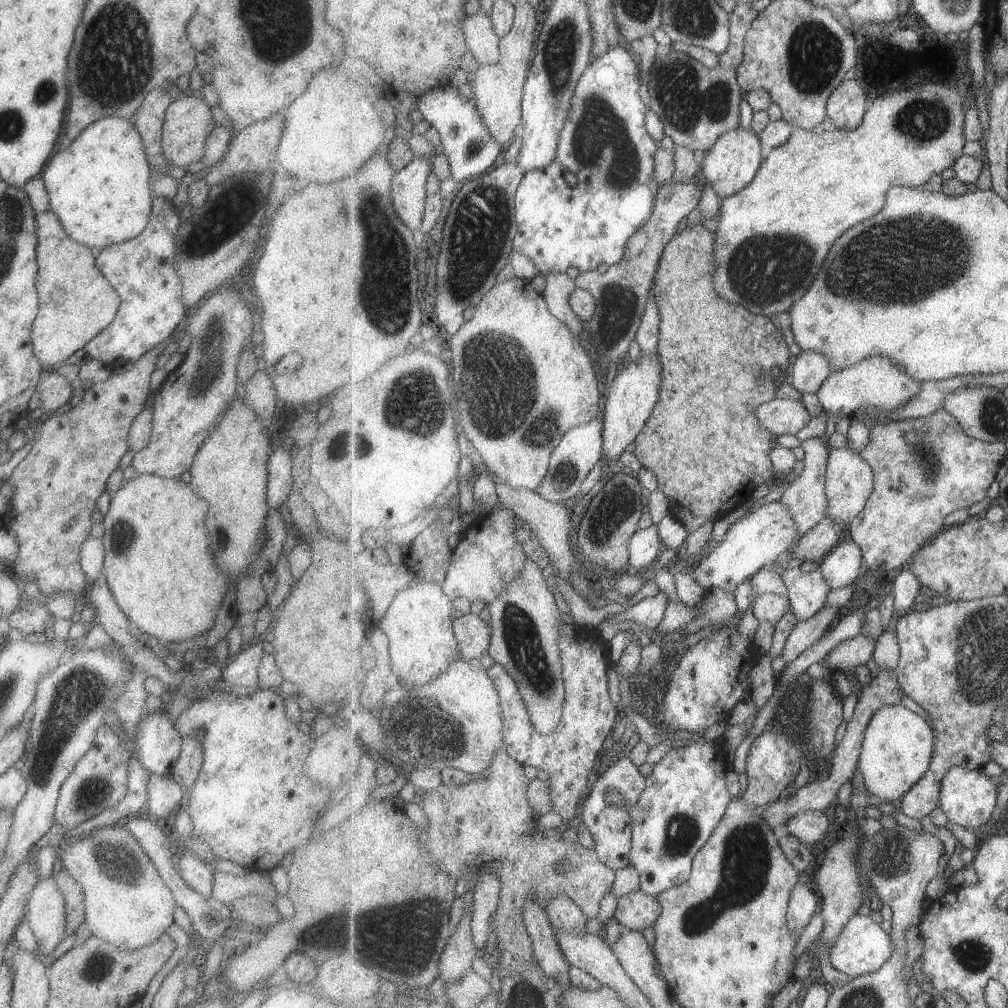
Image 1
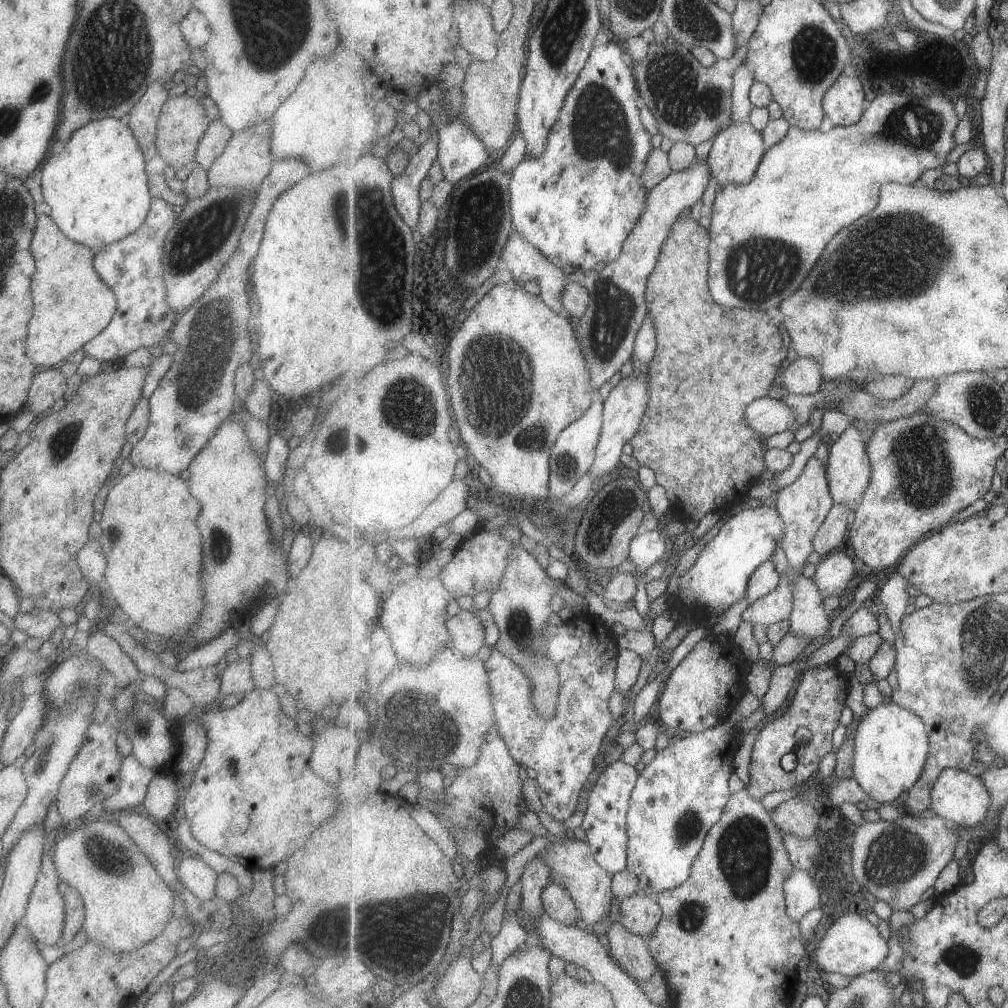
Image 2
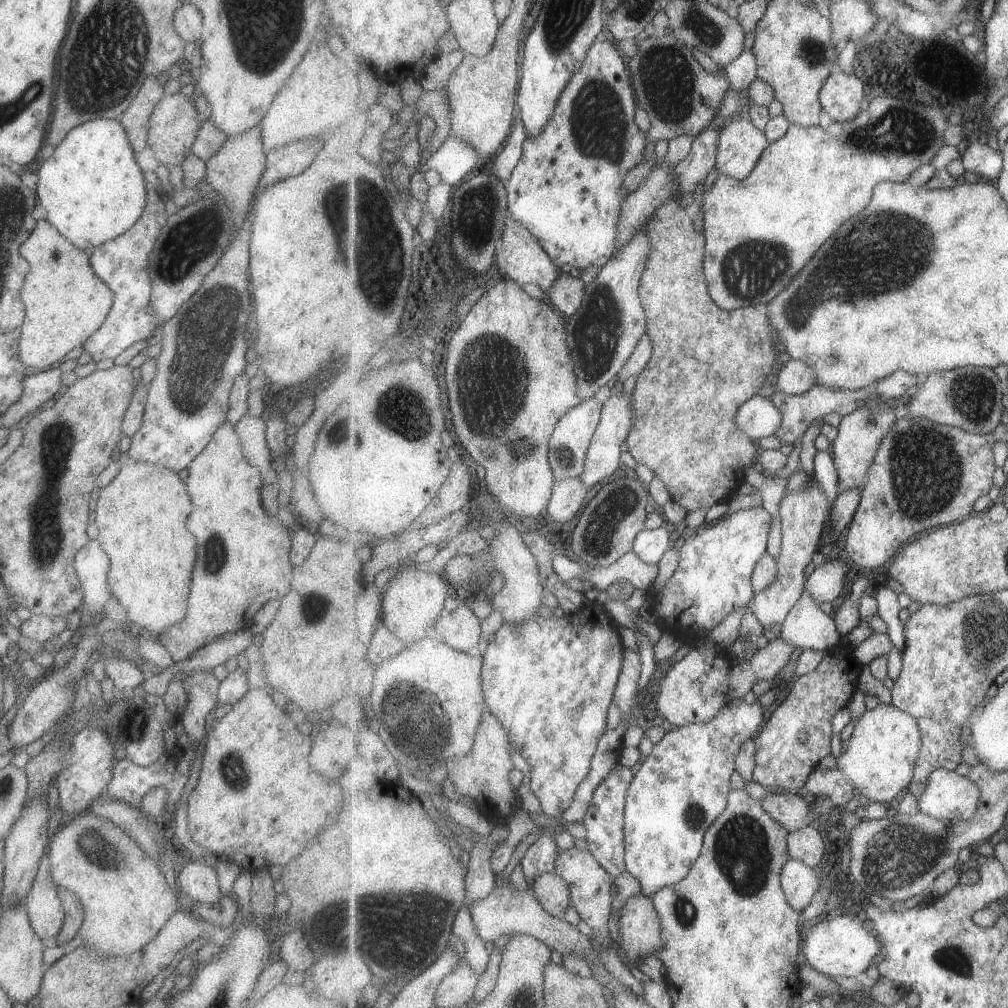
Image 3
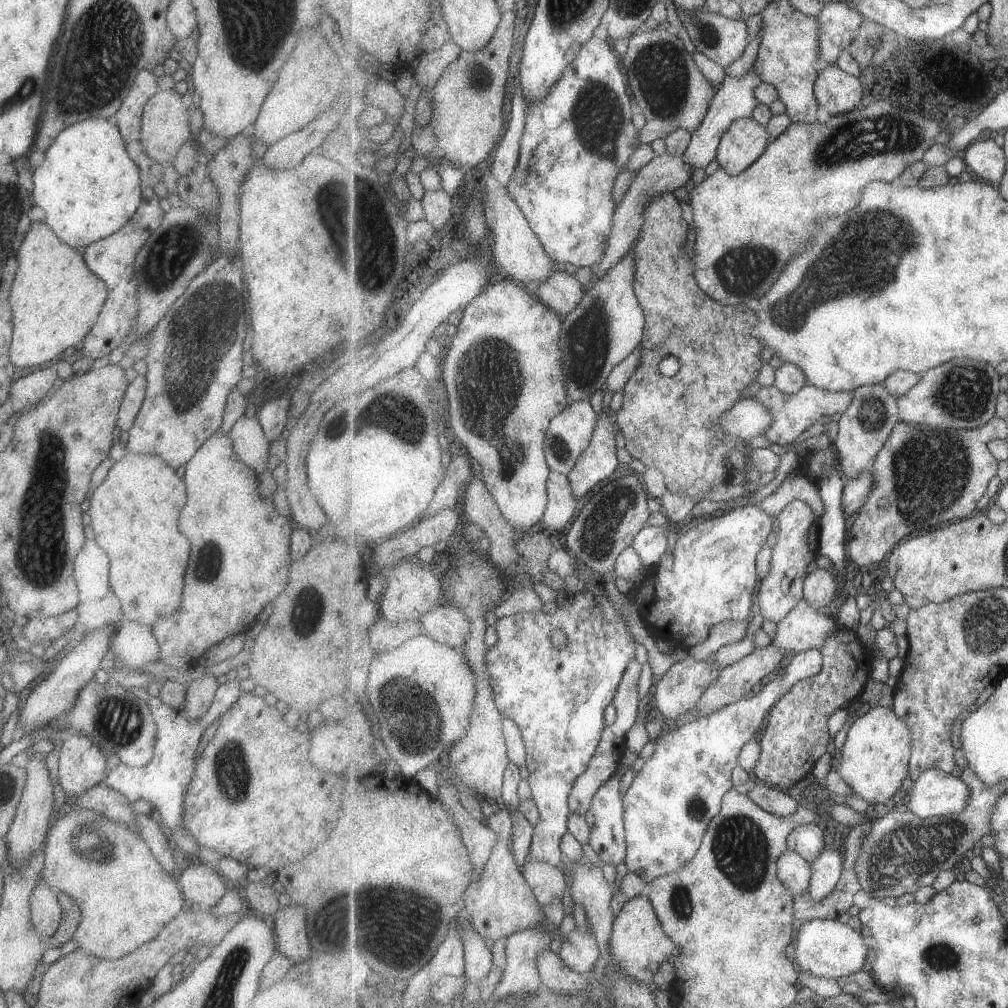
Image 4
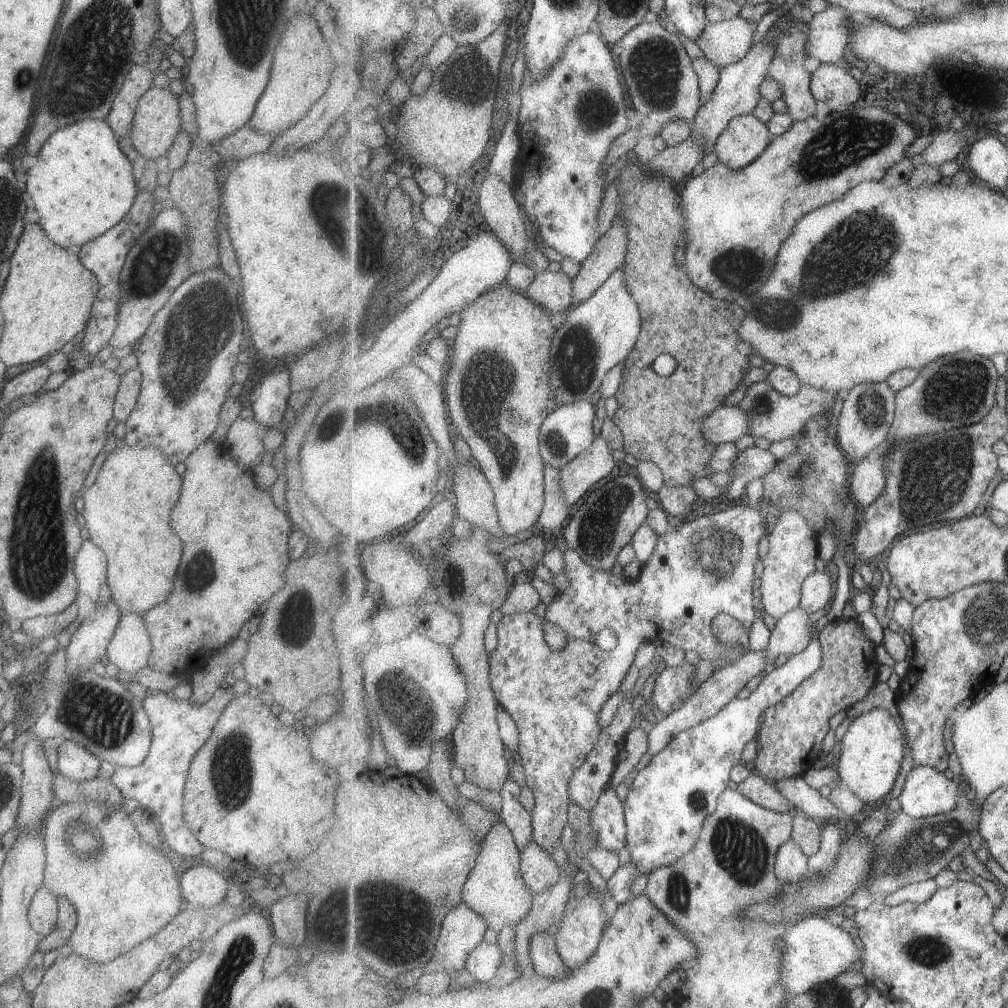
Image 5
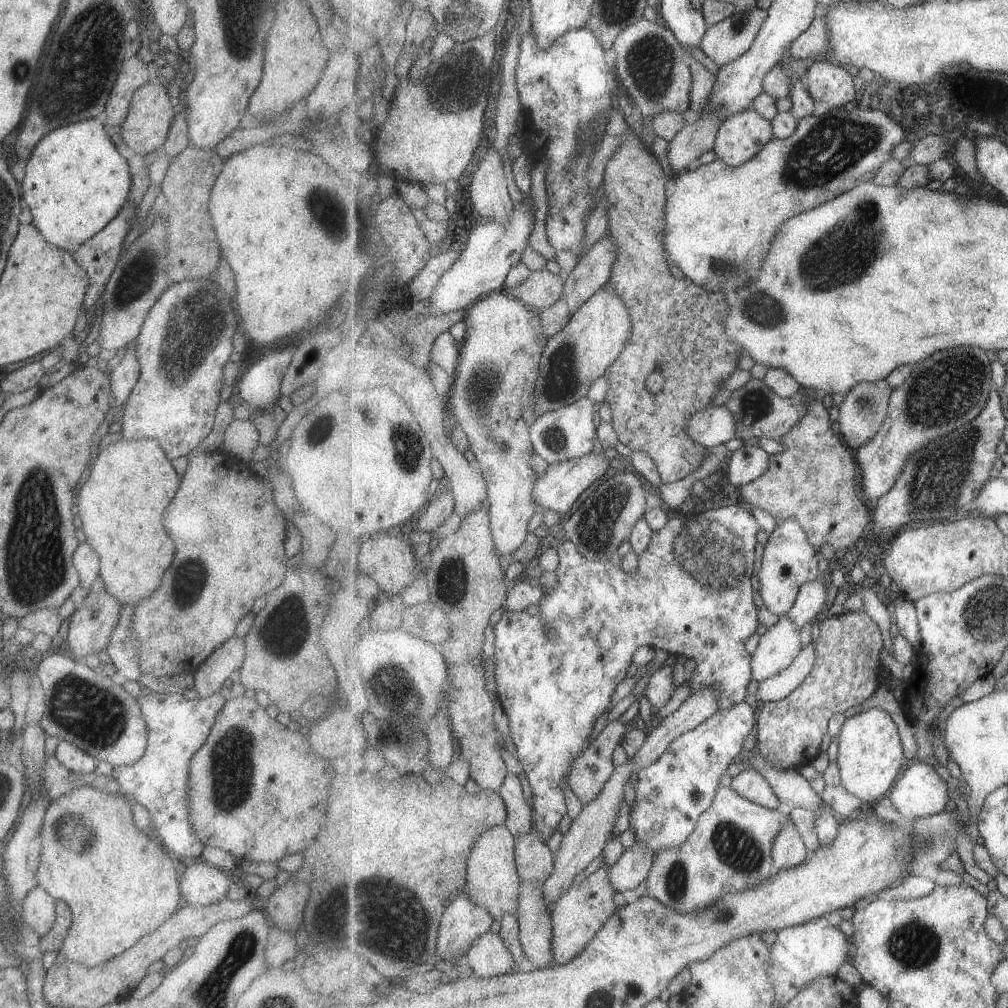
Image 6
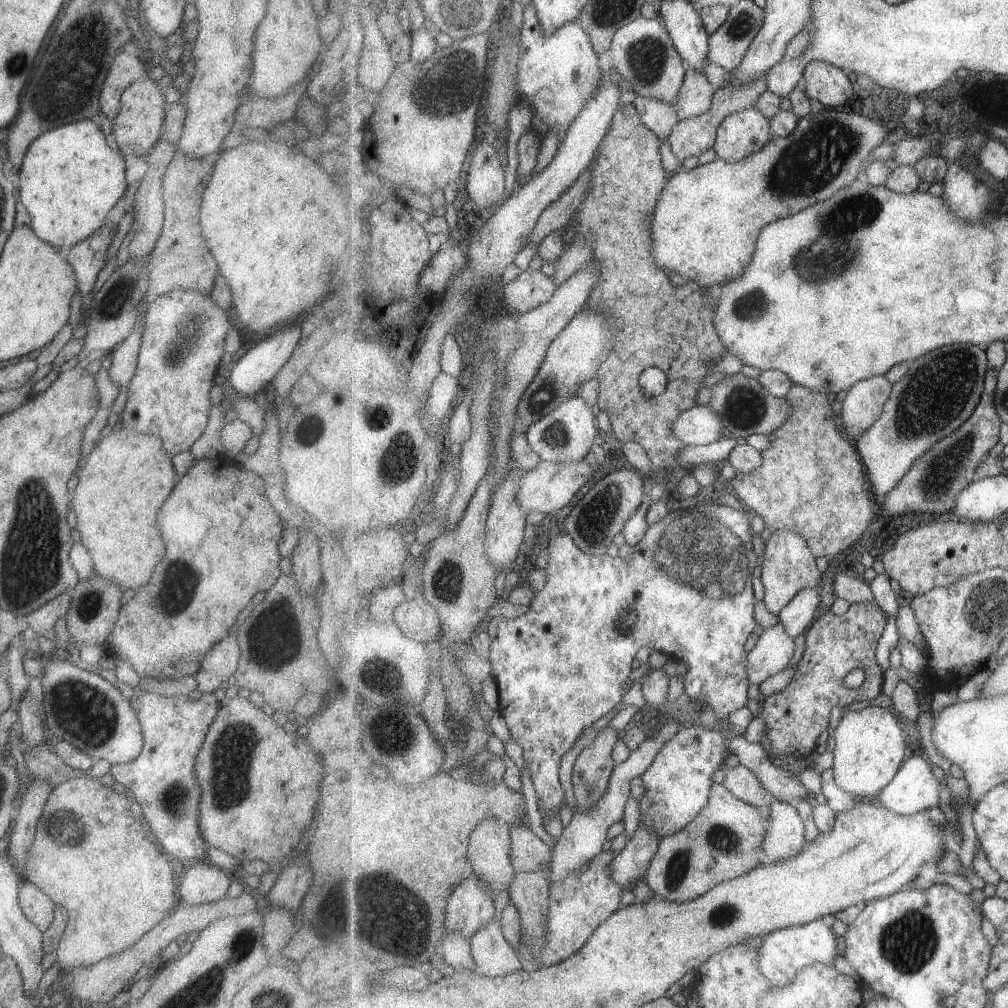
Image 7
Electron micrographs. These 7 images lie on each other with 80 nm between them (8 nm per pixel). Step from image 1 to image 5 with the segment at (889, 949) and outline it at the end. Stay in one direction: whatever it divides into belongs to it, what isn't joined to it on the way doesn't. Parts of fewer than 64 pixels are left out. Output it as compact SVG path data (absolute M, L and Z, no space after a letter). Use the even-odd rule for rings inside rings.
M819 914L803 918L789 927L783 953L782 981L788 990L788 1000L817 986L835 982L839 975L847 972L853 962L861 960L862 946L858 938L853 938L840 925L833 925Z

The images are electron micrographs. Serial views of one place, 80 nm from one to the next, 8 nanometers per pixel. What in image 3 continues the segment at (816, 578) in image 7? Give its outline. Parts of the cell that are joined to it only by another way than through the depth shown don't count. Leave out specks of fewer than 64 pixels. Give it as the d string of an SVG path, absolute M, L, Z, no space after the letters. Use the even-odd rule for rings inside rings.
M814 473L804 489L791 491L779 503L780 523L782 524L782 551L778 560L778 573L775 582L763 592L753 596L753 602L747 608L761 624L783 624L801 598L808 577L805 568L811 564L815 552L820 551L822 535L826 530L826 518L830 512L830 498L815 479Z

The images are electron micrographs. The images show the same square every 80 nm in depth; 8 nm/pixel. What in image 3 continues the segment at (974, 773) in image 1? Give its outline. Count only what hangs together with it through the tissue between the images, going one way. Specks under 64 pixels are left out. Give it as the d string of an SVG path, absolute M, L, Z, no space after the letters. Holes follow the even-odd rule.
M939 769L930 776L930 783L917 802L917 806L919 812L938 819L959 820L961 818L968 821L978 812L981 796L982 790L971 777L957 774L955 771Z

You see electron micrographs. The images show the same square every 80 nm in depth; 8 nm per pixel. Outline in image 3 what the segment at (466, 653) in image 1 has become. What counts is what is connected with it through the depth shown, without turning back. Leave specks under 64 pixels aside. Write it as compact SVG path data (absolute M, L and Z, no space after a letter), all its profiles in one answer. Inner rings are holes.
M461 603L455 612L442 612L437 630L453 648L473 653L481 640L481 621L473 610Z

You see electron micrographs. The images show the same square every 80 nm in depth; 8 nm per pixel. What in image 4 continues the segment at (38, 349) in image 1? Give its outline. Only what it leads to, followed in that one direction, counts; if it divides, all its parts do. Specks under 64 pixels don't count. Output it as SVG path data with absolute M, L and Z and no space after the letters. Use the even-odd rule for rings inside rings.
M31 221L25 240L17 250L19 270L11 284L9 306L13 310L13 340L9 360L13 366L42 366L43 362L63 357L63 350L74 346L95 324L99 311L105 302L107 289L104 282L93 274L85 264L82 254L62 243L45 222Z

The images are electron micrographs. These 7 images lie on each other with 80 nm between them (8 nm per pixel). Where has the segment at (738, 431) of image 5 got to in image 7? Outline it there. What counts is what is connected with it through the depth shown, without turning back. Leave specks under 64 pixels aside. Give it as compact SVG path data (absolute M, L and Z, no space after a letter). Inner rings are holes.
M709 405L695 406L679 416L673 424L675 436L688 445L707 445L724 438L721 414L709 410Z

